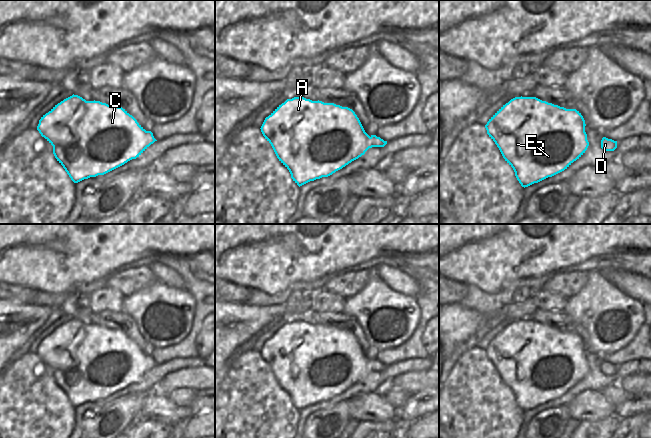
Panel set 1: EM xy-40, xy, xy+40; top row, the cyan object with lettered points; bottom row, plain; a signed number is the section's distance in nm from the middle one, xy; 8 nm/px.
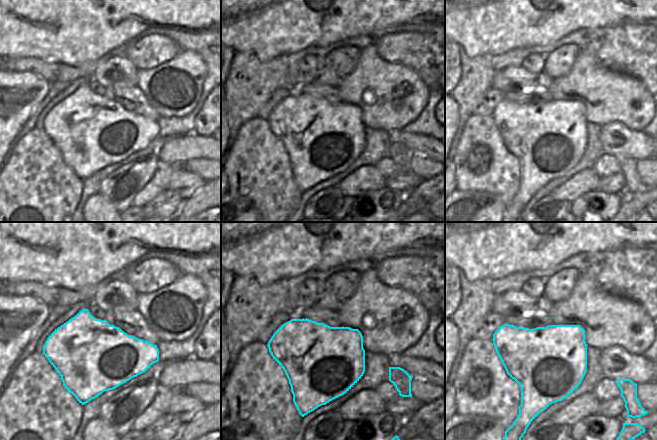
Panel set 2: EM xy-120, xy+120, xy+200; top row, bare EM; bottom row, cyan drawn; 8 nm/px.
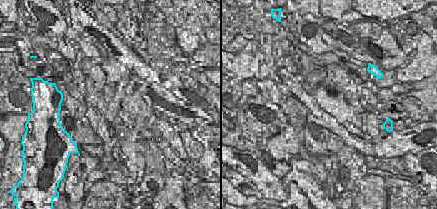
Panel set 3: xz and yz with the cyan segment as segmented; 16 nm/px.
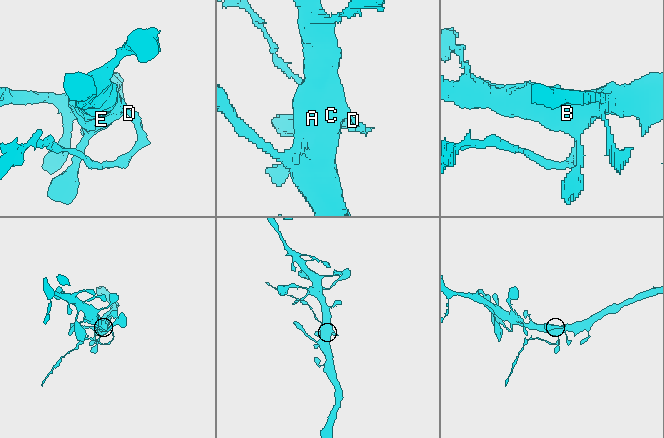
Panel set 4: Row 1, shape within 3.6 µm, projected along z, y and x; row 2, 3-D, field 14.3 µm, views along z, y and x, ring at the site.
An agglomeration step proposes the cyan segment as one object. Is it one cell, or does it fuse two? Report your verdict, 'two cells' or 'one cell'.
two cells

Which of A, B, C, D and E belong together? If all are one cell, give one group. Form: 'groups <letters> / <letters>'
groups A B C E / D

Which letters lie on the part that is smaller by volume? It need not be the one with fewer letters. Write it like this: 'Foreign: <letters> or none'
Foreign: D

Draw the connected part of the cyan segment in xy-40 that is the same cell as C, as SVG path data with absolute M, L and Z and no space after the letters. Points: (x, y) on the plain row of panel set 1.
M74 318L43 339L37 354L53 370L55 382L74 407L104 399L136 383L155 363L122 331L86 325Z

